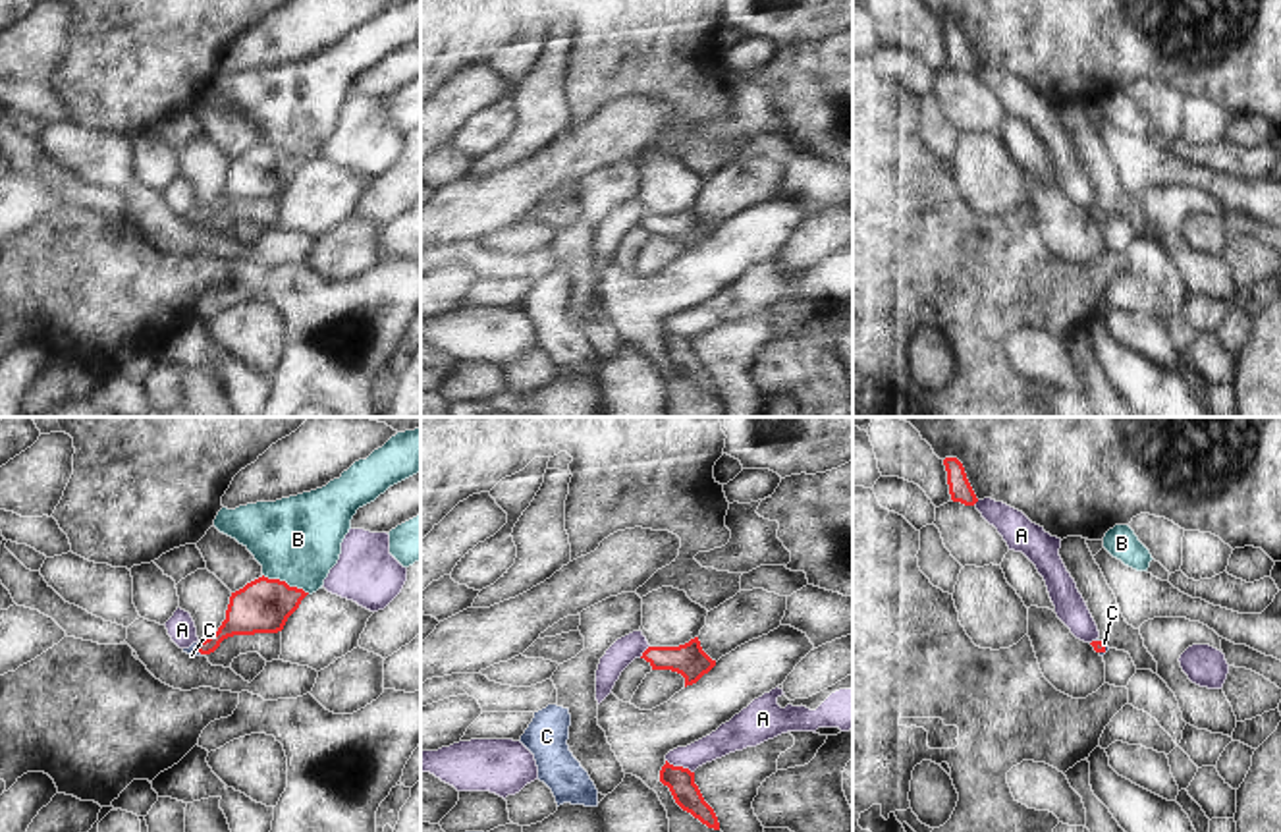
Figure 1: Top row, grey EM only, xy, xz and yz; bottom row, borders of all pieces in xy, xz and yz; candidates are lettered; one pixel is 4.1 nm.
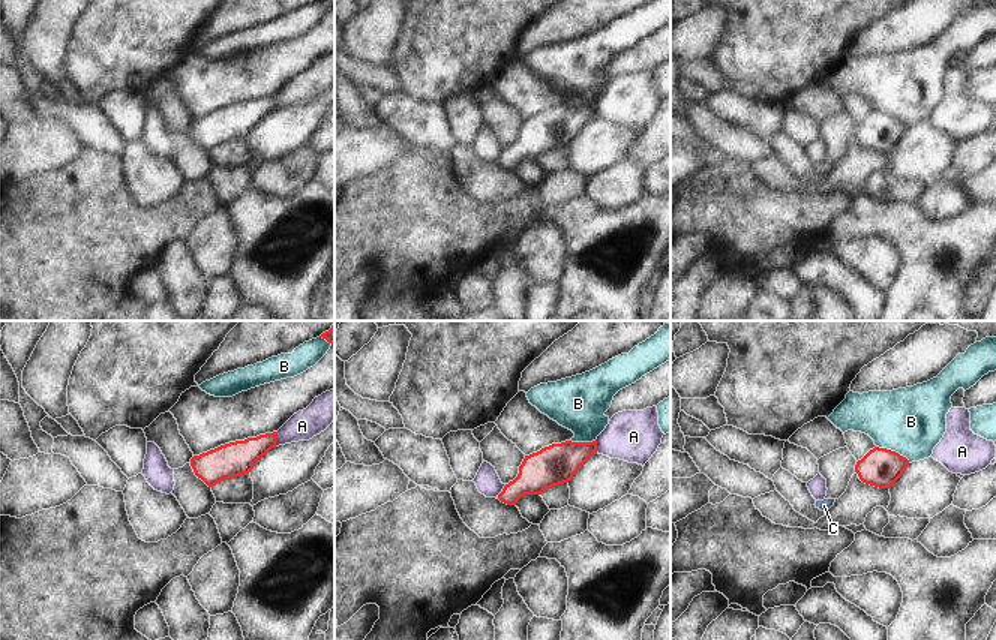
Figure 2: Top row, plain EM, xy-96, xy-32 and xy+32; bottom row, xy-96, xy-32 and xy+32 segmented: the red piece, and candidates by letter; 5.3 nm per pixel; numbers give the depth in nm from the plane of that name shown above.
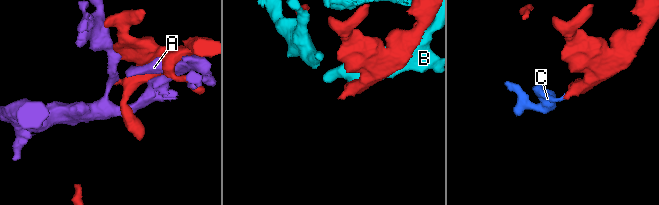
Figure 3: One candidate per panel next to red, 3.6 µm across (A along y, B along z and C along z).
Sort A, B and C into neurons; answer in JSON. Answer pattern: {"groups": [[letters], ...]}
{"groups": [["A"], ["B"], ["C"]]}

